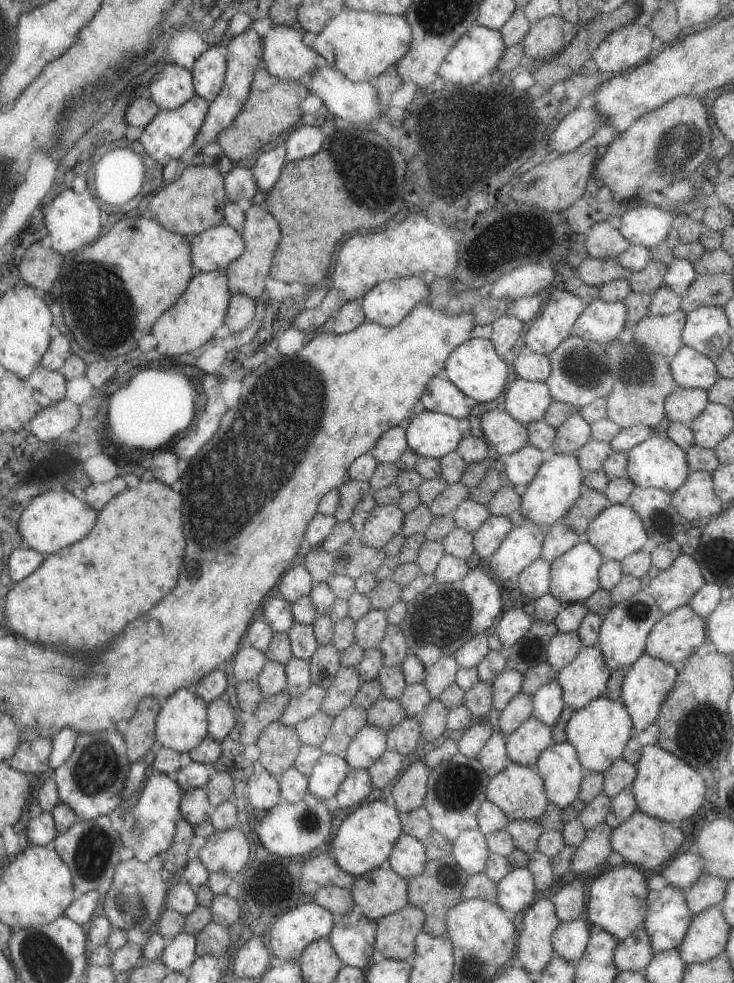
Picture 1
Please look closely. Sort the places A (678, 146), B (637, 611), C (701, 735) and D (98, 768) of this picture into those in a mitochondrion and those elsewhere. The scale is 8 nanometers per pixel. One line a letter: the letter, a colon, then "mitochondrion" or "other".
A: mitochondrion
B: mitochondrion
C: mitochondrion
D: mitochondrion

